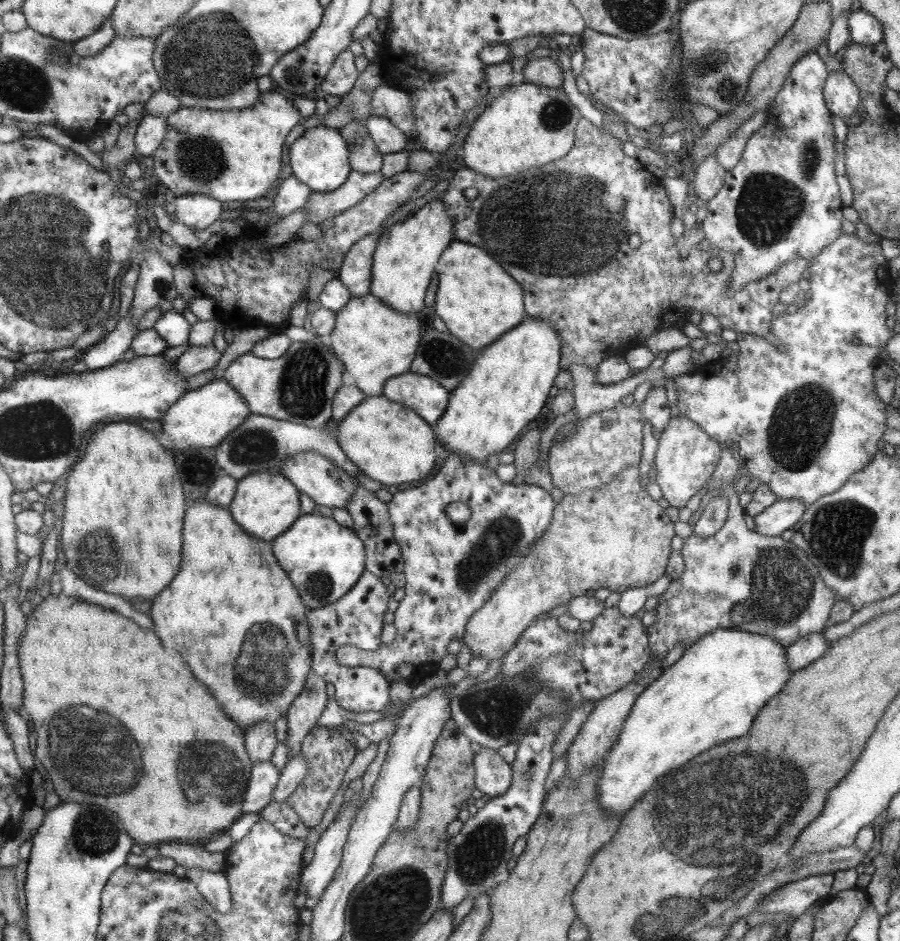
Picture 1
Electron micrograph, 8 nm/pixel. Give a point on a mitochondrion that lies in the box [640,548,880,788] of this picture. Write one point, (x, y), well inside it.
(680, 760)

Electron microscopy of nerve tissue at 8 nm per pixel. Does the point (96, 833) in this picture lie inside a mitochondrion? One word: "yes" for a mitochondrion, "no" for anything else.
yes

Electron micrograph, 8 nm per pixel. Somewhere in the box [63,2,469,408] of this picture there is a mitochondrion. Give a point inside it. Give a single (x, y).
(188, 62)

